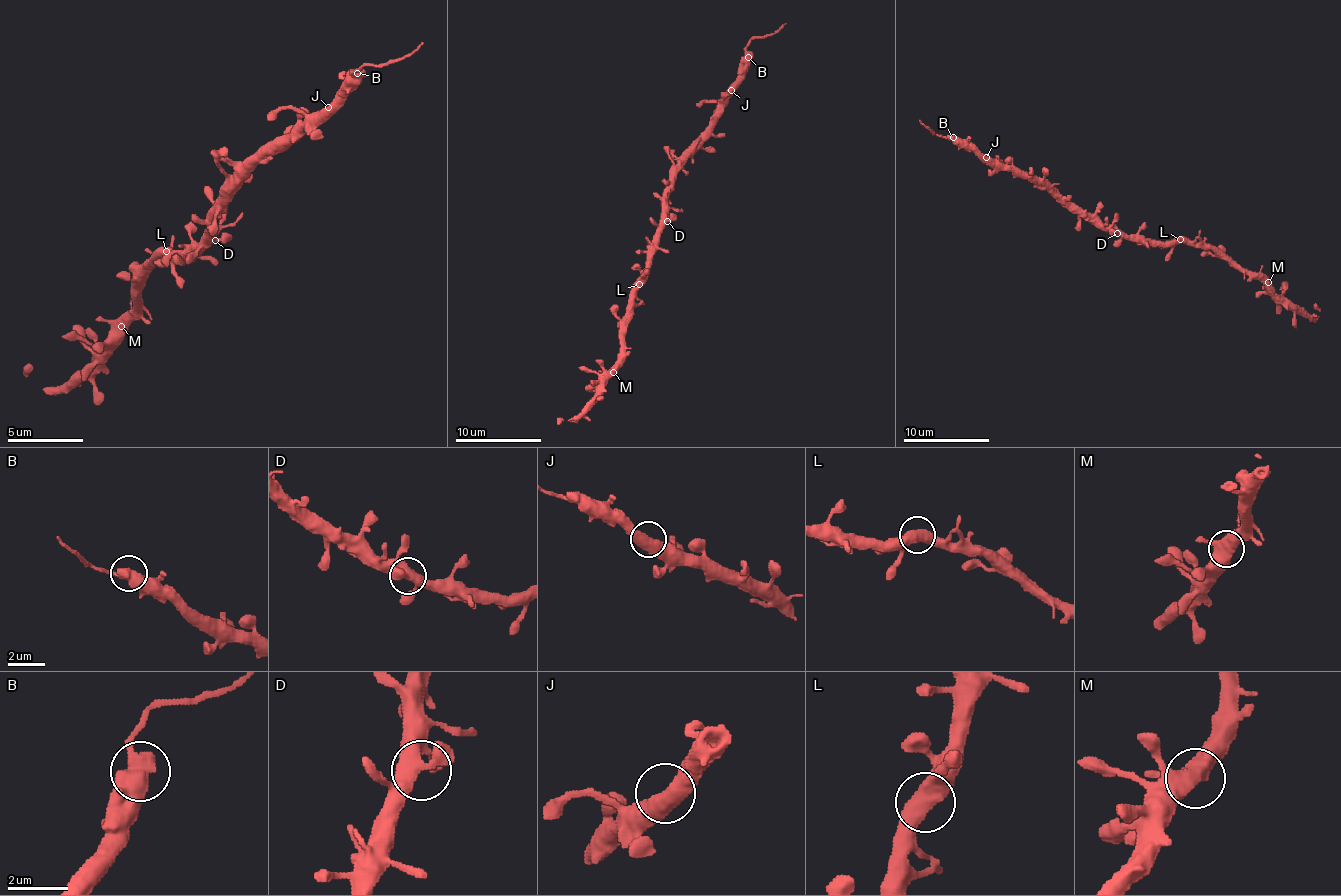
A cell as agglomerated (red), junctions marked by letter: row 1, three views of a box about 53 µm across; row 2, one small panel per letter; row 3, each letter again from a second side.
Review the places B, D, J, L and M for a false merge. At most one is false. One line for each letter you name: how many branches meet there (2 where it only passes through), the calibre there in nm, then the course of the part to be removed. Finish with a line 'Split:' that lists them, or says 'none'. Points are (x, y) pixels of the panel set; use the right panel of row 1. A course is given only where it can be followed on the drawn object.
B: 2 | 600 nm | (953, 138), (936, 136), (919, 121)
Split: B

